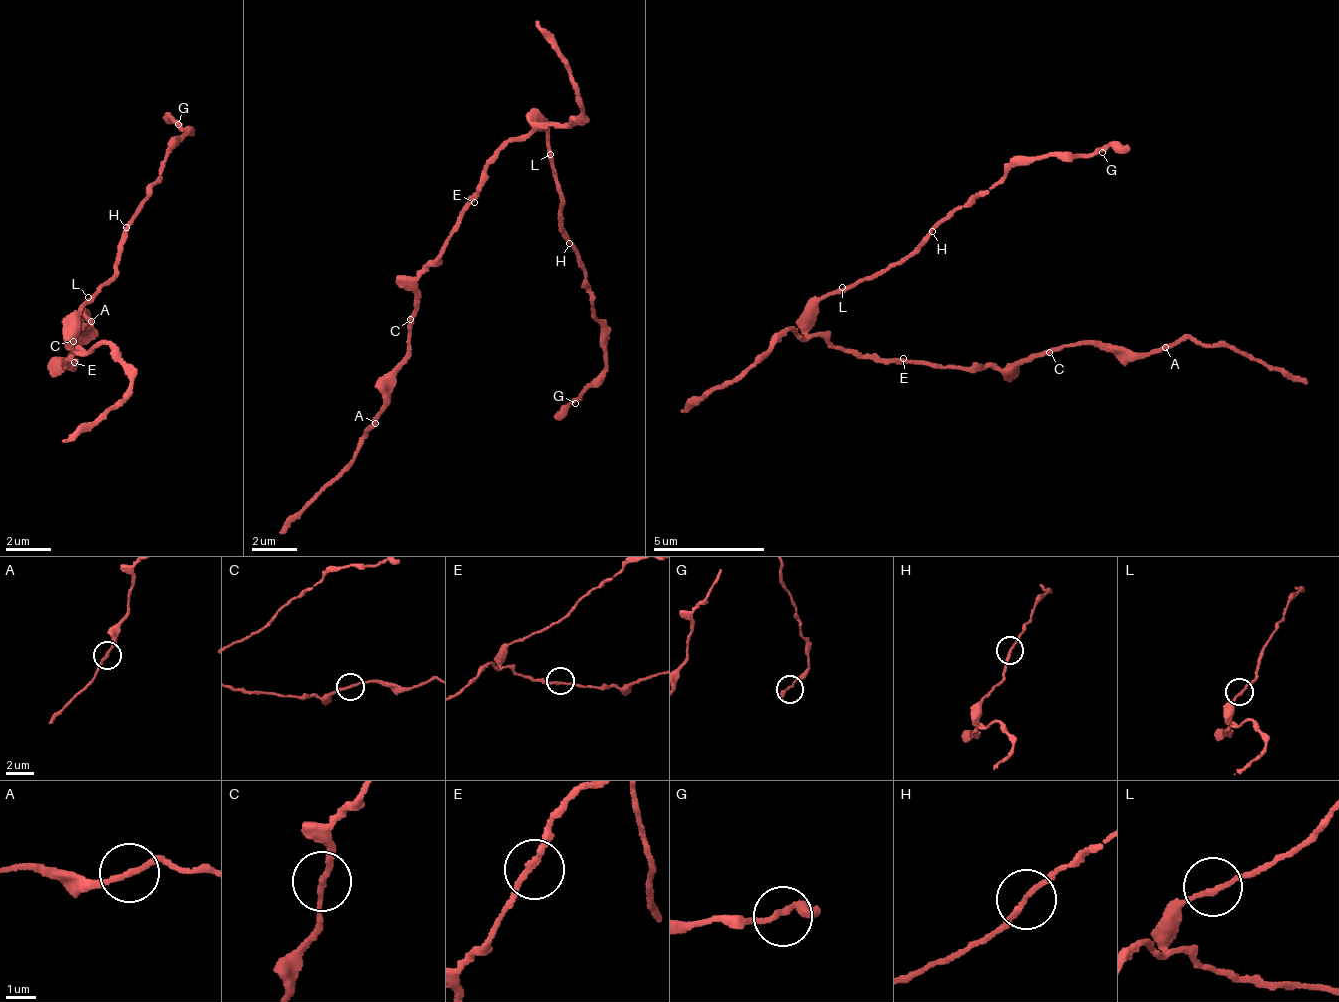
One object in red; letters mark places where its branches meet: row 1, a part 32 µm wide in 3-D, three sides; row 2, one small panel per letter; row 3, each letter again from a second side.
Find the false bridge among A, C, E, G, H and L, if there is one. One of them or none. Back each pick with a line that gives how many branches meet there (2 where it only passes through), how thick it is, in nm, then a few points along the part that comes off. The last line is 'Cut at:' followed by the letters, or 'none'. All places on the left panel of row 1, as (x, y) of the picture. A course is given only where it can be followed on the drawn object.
Cut at: none

